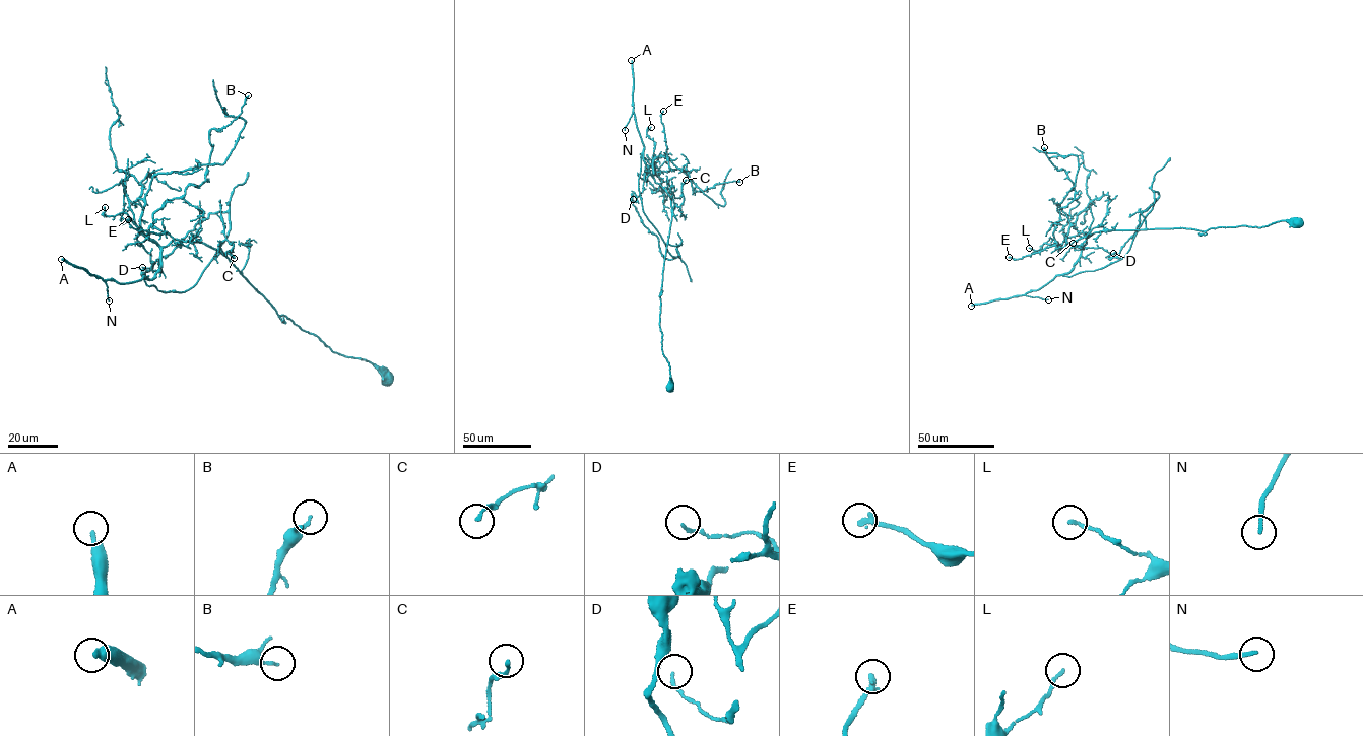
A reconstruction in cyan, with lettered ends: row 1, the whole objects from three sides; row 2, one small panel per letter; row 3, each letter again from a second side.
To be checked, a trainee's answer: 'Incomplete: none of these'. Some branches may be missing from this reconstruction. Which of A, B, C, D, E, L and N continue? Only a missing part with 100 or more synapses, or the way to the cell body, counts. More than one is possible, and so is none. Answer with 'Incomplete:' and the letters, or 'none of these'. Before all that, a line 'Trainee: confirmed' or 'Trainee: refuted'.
Trainee: refuted
Incomplete: A

